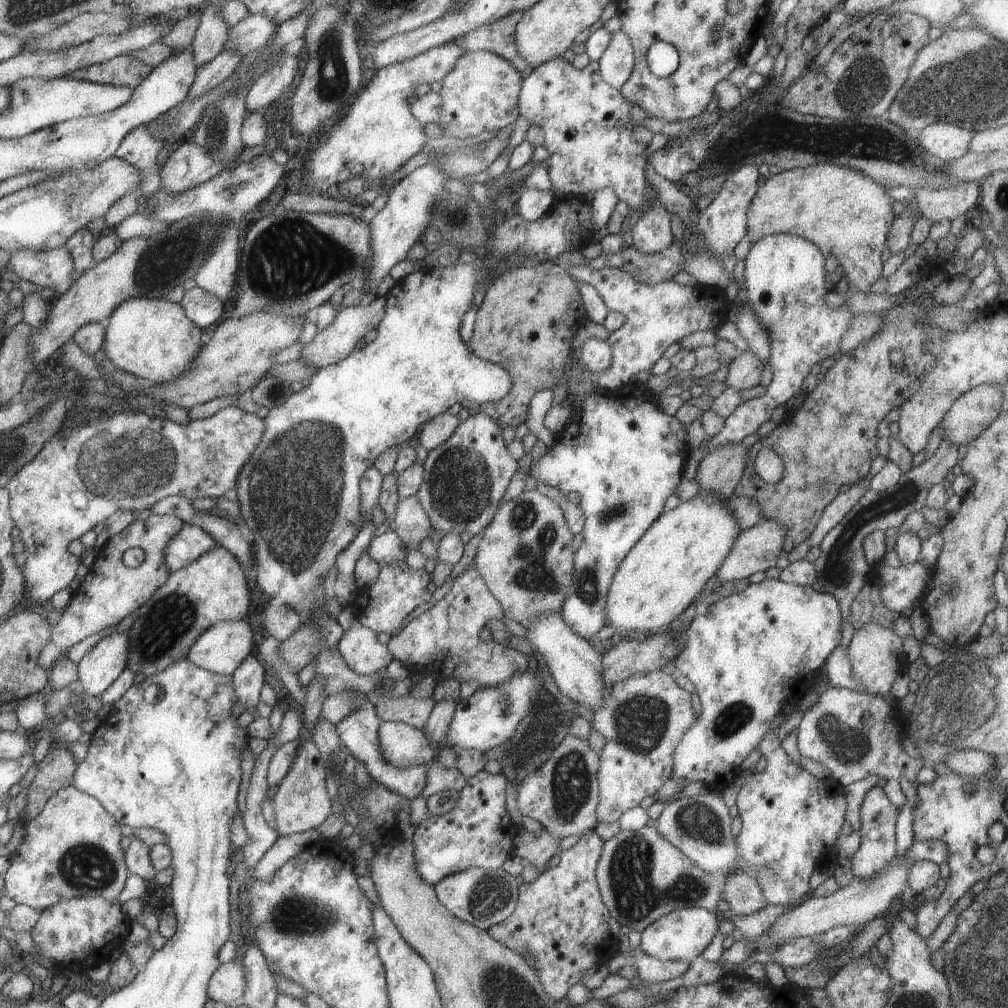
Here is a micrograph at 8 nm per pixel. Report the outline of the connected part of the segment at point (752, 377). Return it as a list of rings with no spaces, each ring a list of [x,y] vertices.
[[[749,350],[740,354],[729,364],[725,376],[727,387],[742,391],[759,385],[763,364]]]

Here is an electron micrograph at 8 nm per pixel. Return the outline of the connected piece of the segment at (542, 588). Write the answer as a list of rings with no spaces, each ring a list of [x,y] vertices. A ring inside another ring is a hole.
[[[523,490],[517,498],[507,500],[497,508],[479,540],[475,566],[487,589],[502,607],[505,617],[512,618],[526,629],[539,613],[560,613],[564,591],[572,581],[572,537],[557,504],[536,490]]]

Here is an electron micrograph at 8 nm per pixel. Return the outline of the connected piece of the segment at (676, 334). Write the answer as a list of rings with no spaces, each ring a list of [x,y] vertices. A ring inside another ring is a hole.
[[[587,264],[580,266],[566,266],[566,274],[573,280],[591,285],[599,294],[608,311],[618,311],[624,317],[624,324],[606,339],[611,350],[610,366],[595,376],[596,384],[605,390],[616,390],[629,383],[629,378],[641,371],[652,369],[655,362],[663,356],[666,348],[673,343],[679,343],[683,337],[696,331],[714,330],[727,320],[727,307],[731,303],[725,297],[724,290],[696,283],[694,286],[679,285],[671,280],[647,285],[635,281],[621,268],[603,267],[591,270]]]

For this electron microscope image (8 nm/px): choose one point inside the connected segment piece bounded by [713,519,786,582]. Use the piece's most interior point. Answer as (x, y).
(755, 549)

